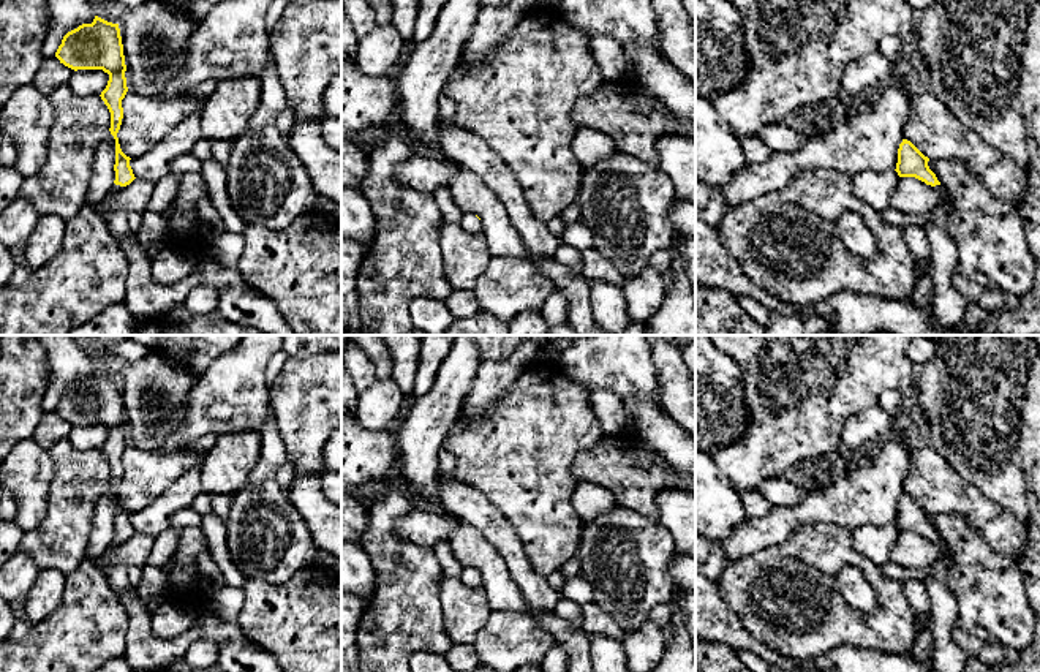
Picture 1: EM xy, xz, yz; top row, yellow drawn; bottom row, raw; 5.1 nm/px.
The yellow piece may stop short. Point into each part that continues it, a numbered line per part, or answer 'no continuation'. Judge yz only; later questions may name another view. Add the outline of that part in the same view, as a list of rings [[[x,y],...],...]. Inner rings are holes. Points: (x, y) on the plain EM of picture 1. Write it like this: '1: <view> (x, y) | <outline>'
1: yz (947, 656) | [[[936,539],[940,546],[940,558],[928,566],[929,579],[925,587],[931,599],[933,634],[936,639],[933,672],[964,672],[969,656],[955,644],[950,629],[958,615],[958,604],[948,588],[947,544]]]

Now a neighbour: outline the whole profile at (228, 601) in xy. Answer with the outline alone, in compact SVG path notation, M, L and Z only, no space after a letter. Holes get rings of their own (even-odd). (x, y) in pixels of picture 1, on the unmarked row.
M224 585L209 595L213 602L215 613L231 623L237 621L237 617L243 606L243 591L236 587Z

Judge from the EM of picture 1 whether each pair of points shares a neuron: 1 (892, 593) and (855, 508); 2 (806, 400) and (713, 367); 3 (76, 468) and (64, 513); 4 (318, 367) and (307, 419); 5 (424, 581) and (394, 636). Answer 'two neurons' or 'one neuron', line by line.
1: two neurons
2: two neurons
3: one neuron
4: one neuron
5: one neuron

